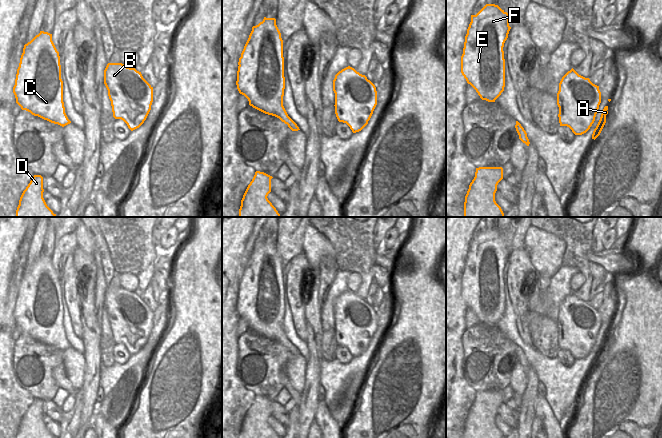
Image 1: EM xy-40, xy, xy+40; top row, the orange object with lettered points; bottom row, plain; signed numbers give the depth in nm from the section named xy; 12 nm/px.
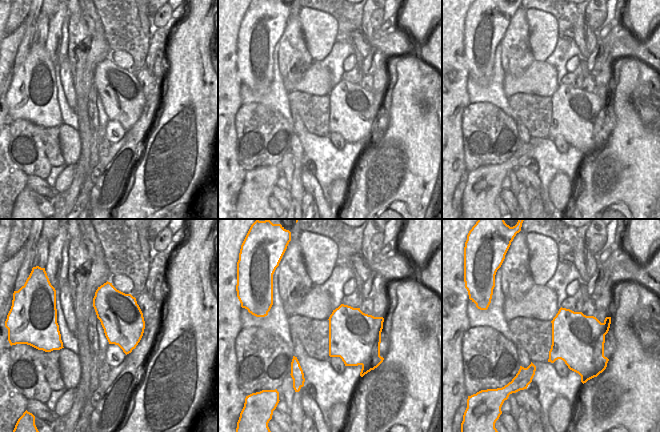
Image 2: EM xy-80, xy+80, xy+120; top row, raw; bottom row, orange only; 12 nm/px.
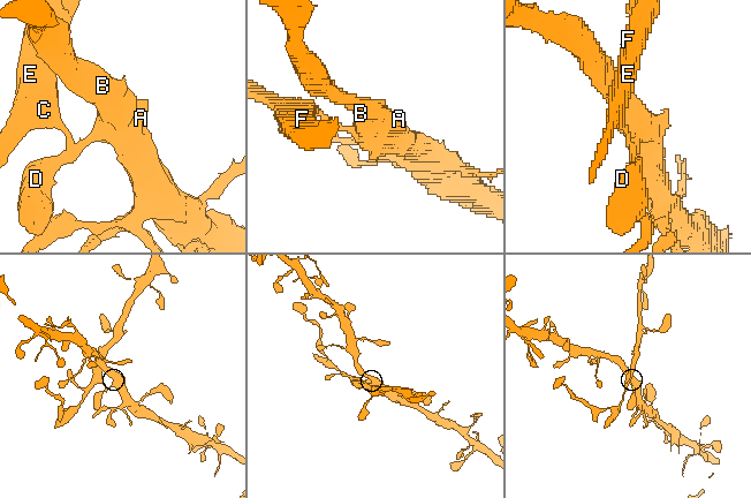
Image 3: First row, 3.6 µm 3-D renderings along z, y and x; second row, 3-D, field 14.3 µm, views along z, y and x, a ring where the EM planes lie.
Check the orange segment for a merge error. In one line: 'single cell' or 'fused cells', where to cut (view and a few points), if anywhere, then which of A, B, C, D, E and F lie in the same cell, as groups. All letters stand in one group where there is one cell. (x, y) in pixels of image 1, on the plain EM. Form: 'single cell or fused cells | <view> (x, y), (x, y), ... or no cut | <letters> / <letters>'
fused cells | xy (296, 349), (291, 353) | A B D / C E F

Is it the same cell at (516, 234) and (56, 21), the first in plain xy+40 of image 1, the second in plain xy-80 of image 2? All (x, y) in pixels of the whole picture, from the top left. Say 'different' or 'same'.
same

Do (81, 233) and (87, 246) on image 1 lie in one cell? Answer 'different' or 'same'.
same

